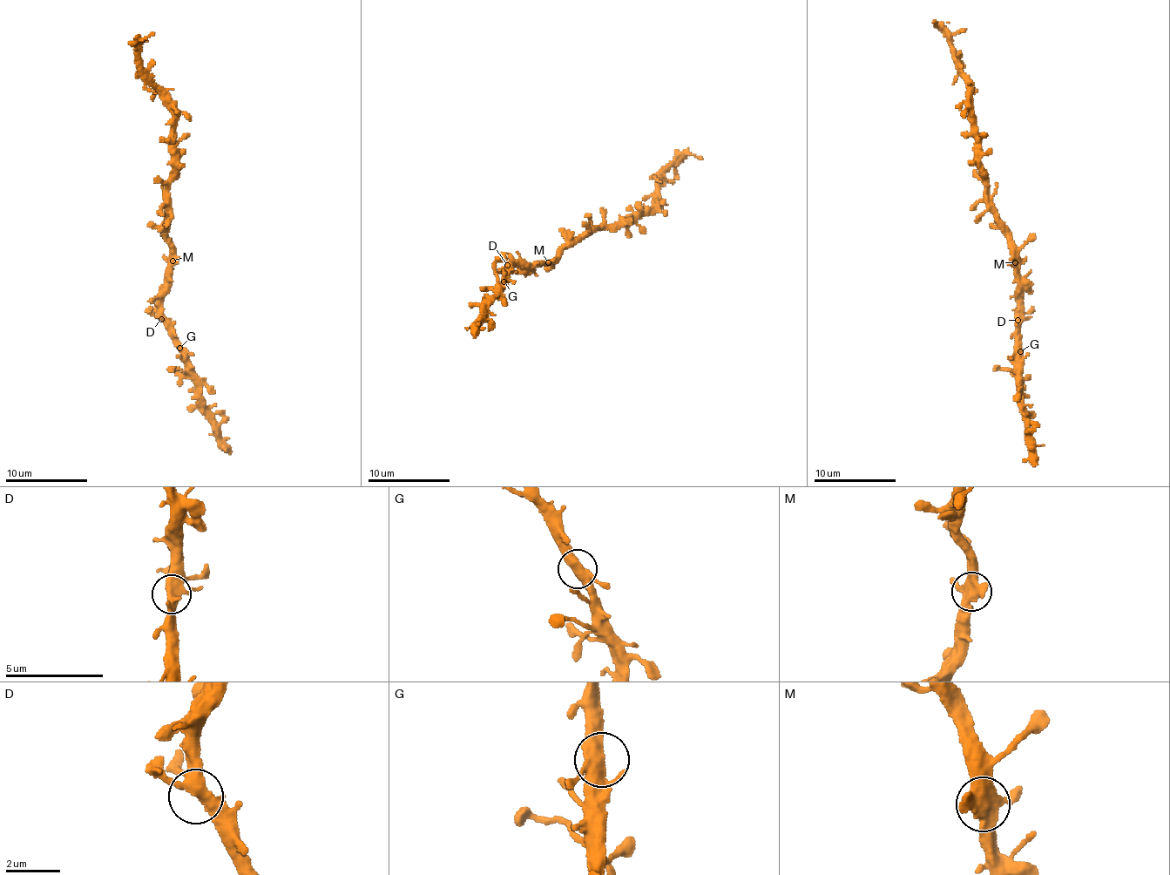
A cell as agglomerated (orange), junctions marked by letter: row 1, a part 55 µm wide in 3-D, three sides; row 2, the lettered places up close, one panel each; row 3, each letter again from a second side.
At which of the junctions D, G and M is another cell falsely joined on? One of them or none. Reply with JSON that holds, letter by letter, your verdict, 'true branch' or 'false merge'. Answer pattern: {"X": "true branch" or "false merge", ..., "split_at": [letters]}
{"D": "true branch", "G": "true branch", "M": "true branch", "split_at": []}

